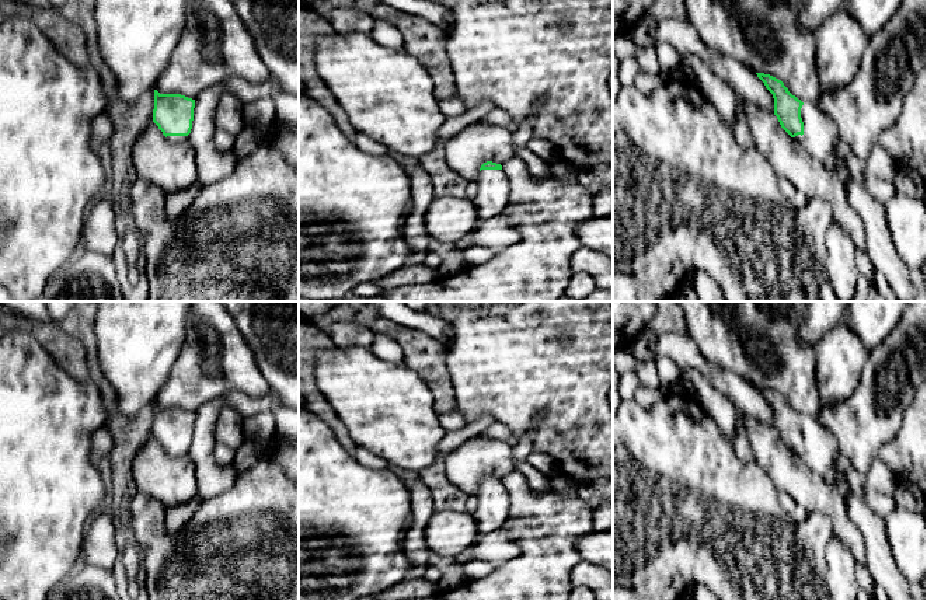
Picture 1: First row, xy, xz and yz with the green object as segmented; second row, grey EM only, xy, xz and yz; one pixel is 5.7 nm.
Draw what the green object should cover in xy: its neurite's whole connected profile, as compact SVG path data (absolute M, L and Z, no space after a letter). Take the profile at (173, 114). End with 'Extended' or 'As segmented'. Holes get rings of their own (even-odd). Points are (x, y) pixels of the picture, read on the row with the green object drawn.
M154 90L153 122L172 143L188 142L192 129L195 100L181 94L160 94Z. Extended

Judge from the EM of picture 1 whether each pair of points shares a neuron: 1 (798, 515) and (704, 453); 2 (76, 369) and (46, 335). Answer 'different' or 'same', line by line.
1: different
2: same

